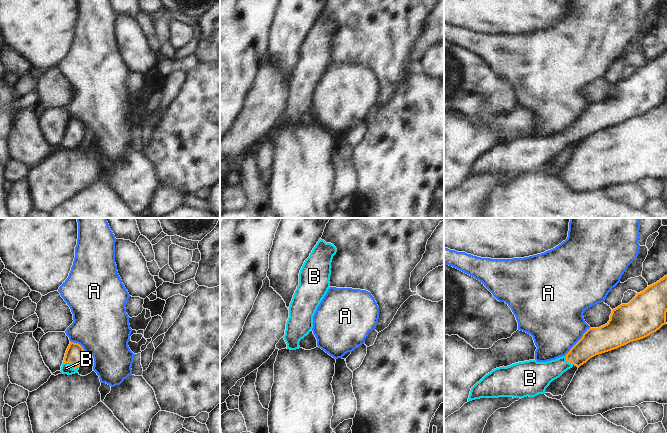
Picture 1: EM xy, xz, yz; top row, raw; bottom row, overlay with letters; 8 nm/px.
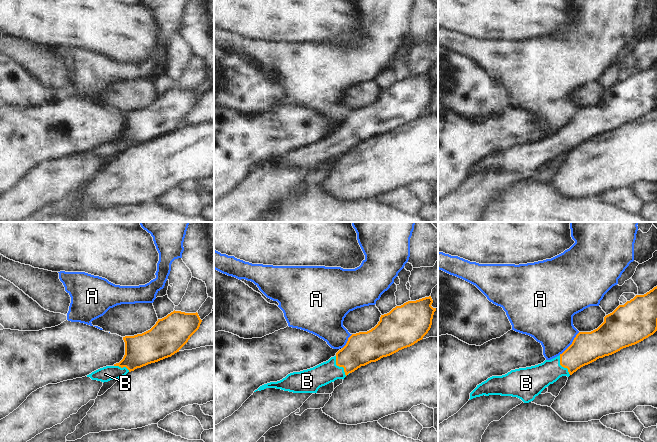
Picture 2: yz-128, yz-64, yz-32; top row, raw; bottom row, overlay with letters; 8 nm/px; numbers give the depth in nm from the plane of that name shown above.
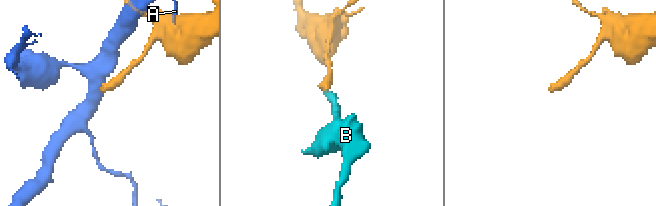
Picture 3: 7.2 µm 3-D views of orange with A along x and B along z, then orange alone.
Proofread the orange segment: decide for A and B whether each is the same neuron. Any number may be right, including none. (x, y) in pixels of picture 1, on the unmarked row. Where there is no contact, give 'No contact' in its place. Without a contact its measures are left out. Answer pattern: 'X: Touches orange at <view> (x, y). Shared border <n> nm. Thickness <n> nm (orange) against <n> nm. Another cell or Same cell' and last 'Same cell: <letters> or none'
A: Touches orange at yz (578, 117). Shared border 300 nm. Thickness 220 nm (orange) against 460 nm. Another cell
B: Touches orange at xy (71, 140). Shared border 130 nm. Thickness 150 nm (orange) against 90 nm. Same cell
Same cell: B.

